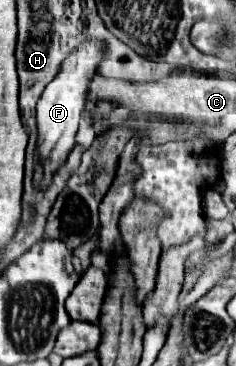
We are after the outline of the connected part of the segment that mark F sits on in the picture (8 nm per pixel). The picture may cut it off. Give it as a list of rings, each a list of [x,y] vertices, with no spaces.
[[[83,42],[75,48],[75,52],[63,62],[61,72],[47,84],[39,102],[37,102],[37,160],[39,162],[65,162],[67,154],[75,146],[77,126],[83,114],[83,94],[87,92],[87,82],[95,76],[97,64],[103,58],[101,42]]]

